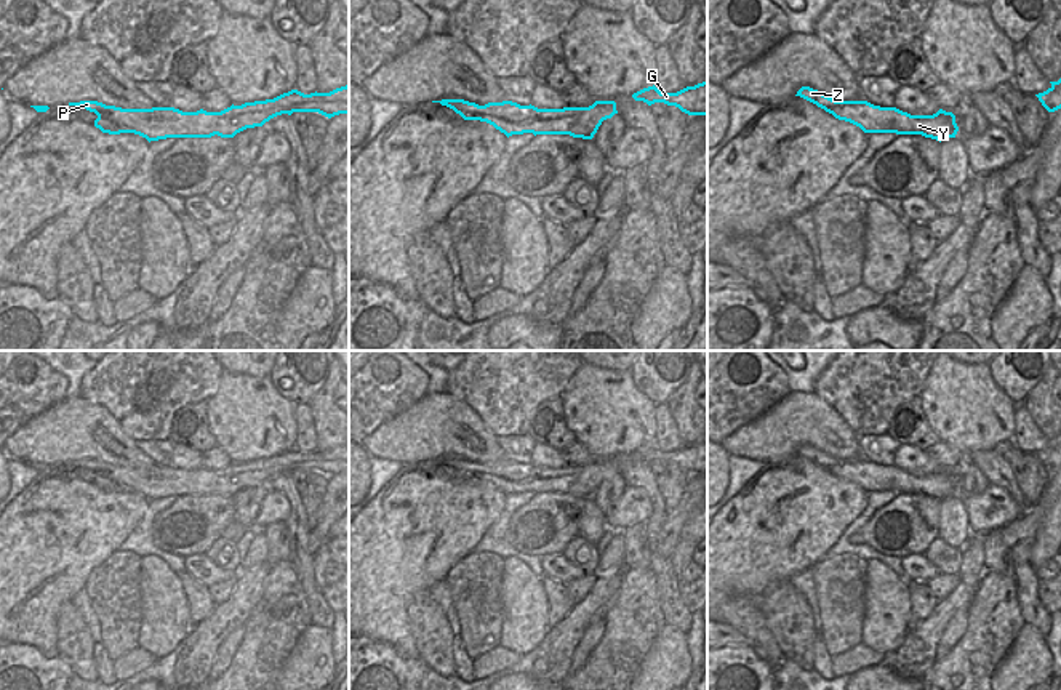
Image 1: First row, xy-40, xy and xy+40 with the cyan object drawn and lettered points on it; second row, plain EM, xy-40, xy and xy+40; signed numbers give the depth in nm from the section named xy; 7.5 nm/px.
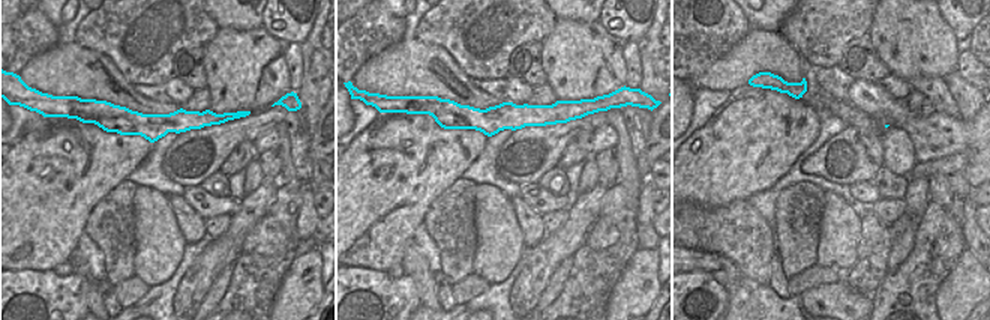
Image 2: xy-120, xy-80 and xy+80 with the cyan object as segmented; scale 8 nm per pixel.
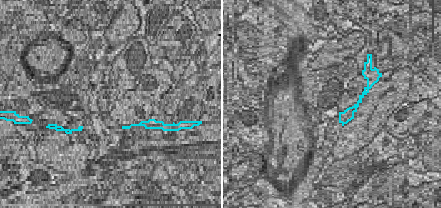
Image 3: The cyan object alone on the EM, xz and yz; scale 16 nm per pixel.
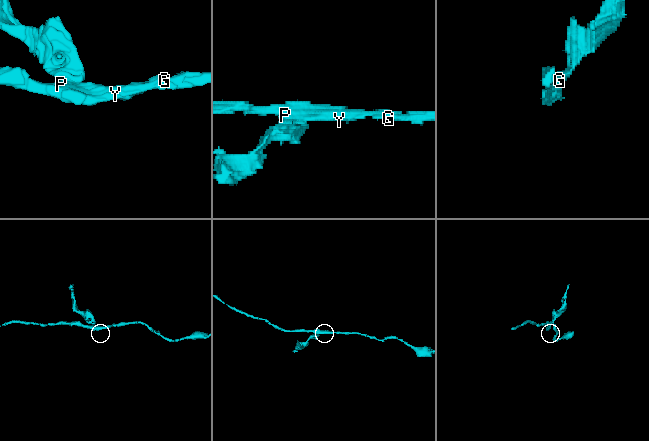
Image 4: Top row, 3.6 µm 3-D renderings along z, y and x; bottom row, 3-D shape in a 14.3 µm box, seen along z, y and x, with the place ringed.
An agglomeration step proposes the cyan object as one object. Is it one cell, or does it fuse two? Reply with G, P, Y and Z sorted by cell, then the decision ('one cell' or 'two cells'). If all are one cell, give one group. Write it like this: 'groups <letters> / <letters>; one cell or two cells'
groups G P Y / Z; two cells

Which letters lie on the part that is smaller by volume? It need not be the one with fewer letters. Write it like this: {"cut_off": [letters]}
{"cut_off": ["Z"]}

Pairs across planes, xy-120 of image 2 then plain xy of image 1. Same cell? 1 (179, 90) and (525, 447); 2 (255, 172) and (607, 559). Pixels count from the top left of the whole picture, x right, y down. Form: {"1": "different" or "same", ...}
{"1": "different", "2": "same"}

